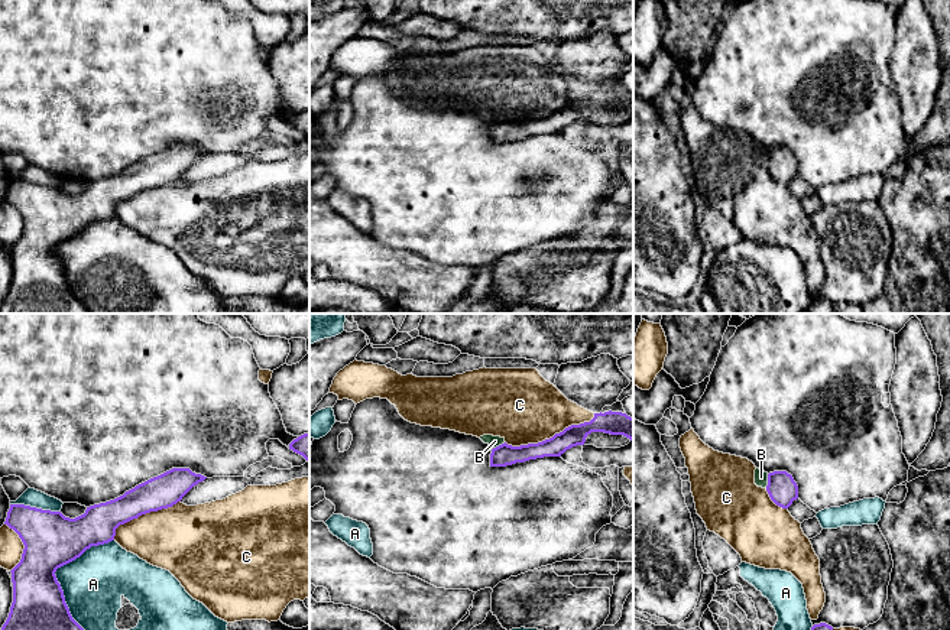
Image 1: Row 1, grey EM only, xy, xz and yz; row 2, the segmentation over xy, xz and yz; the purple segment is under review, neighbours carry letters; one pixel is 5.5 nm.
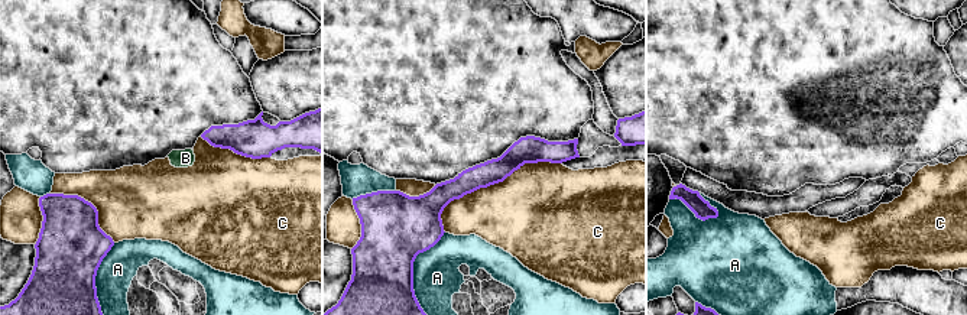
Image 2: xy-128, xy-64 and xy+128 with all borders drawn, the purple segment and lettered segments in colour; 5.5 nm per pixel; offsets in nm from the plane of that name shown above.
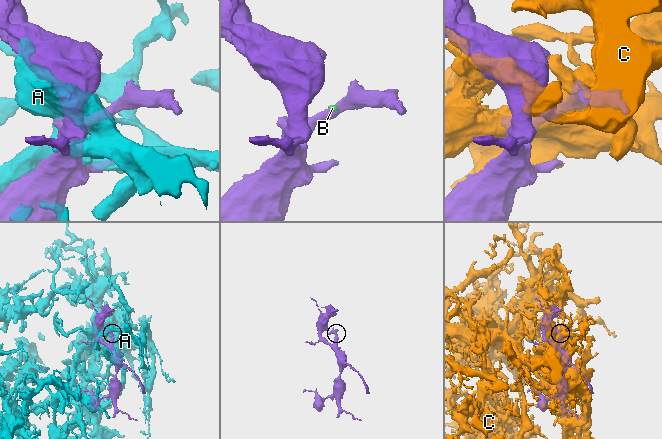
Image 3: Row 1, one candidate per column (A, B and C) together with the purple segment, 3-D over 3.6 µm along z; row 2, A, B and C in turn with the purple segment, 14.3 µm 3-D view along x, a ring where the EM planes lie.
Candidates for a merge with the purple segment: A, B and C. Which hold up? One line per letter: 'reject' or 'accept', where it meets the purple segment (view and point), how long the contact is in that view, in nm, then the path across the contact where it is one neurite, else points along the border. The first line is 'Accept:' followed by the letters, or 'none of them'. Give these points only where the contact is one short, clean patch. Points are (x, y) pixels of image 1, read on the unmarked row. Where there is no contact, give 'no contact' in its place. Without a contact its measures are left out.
Accept: none of them
A: reject; meets purple in xy at (55, 252); contact 550 nm long
B: reject; meets purple in yz at (768, 158); contact 80 nm long; border along yz (768, 150), (765, 164)
C: reject; meets purple in xz at (550, 114); contact 550 nm long

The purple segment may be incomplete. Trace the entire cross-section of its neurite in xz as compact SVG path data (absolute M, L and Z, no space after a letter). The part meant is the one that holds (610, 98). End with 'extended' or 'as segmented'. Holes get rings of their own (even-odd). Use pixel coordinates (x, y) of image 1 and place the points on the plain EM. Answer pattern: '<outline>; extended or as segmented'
M600 88L594 90L590 98L571 101L552 114L538 120L512 123L505 118L492 126L490 143L506 143L544 133L561 133L567 126L584 121L586 114L591 108L623 111L633 117L633 94L622 88Z; as segmented

